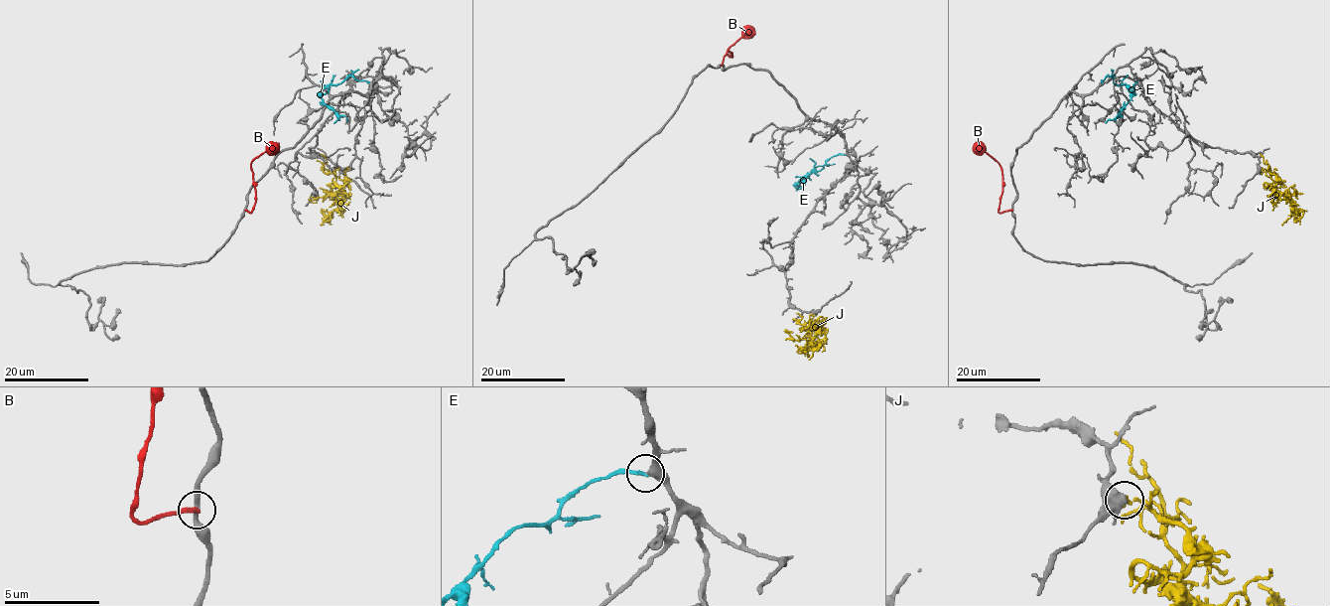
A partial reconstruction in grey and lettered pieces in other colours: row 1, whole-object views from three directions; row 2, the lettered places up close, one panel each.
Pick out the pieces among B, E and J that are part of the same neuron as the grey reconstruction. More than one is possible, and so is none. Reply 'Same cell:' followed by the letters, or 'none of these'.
Same cell: E

